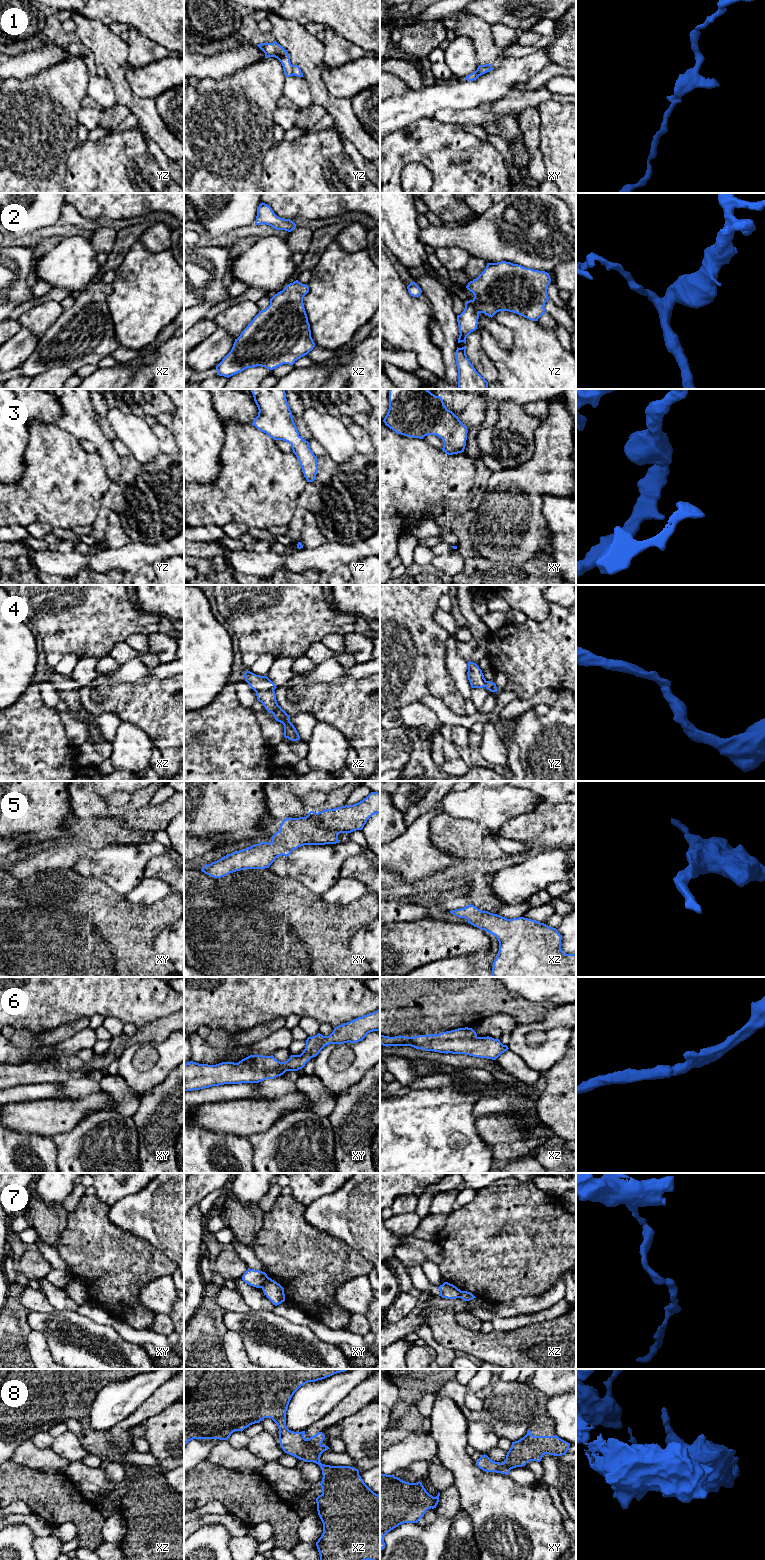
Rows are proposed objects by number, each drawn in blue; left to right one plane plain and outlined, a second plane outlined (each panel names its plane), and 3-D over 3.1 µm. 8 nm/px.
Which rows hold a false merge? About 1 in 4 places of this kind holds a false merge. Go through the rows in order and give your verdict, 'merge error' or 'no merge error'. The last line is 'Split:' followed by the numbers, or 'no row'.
1: merge error
2: no merge error
3: no merge error
4: no merge error
5: no merge error
6: no merge error
7: merge error
8: no merge error
Split: 1, 7

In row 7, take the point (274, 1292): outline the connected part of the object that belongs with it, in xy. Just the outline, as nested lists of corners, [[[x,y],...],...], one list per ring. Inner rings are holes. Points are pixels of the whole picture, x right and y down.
[[[269,1277],[263,1283],[262,1290],[275,1306],[285,1301],[284,1288]]]

